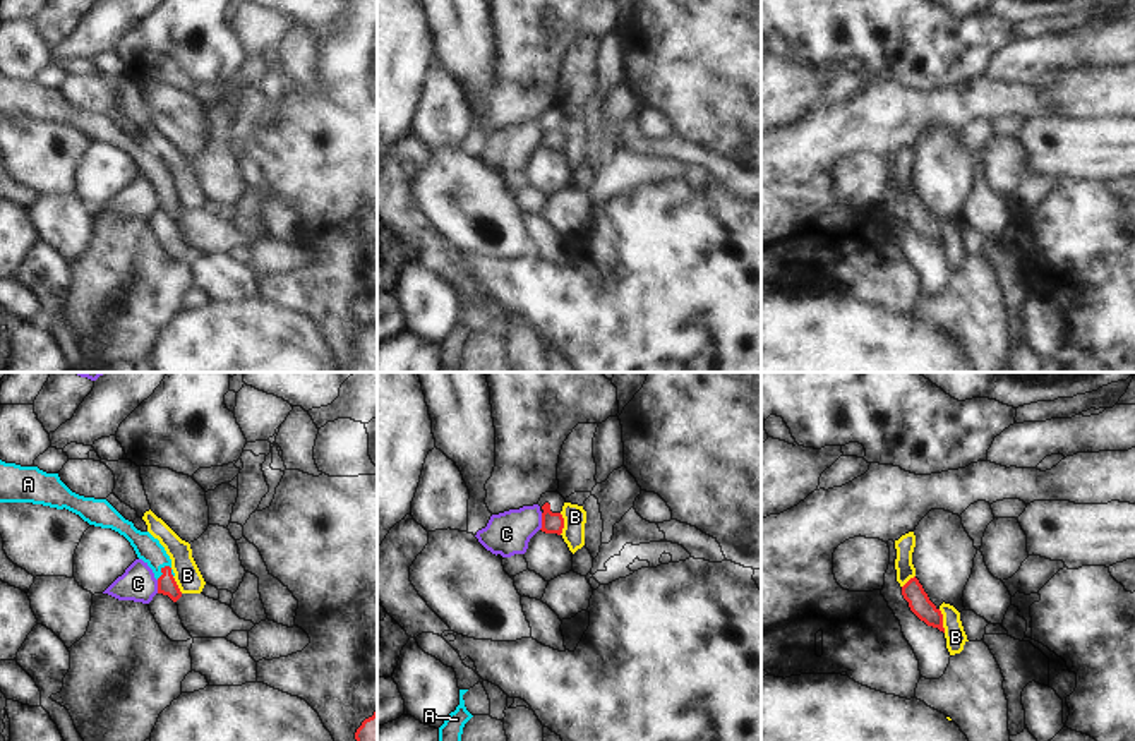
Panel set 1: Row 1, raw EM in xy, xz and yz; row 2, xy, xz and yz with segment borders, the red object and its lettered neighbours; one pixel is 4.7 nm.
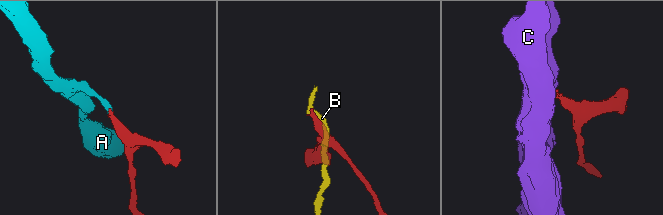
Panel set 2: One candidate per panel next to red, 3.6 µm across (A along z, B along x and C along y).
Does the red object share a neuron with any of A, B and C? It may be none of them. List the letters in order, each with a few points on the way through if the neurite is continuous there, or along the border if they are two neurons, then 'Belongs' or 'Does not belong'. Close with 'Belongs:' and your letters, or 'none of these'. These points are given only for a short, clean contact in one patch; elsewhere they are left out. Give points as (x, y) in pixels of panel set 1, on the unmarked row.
A: Path across: xy (167, 201), (162, 187), (146, 163). Belongs
B: Boundary: yz (938, 225), (945, 247). Does not belong
C: Boundary: xz (542, 129), (542, 141), (539, 144). Does not belong
Belongs: A

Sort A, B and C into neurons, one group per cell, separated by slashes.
A / B / C

